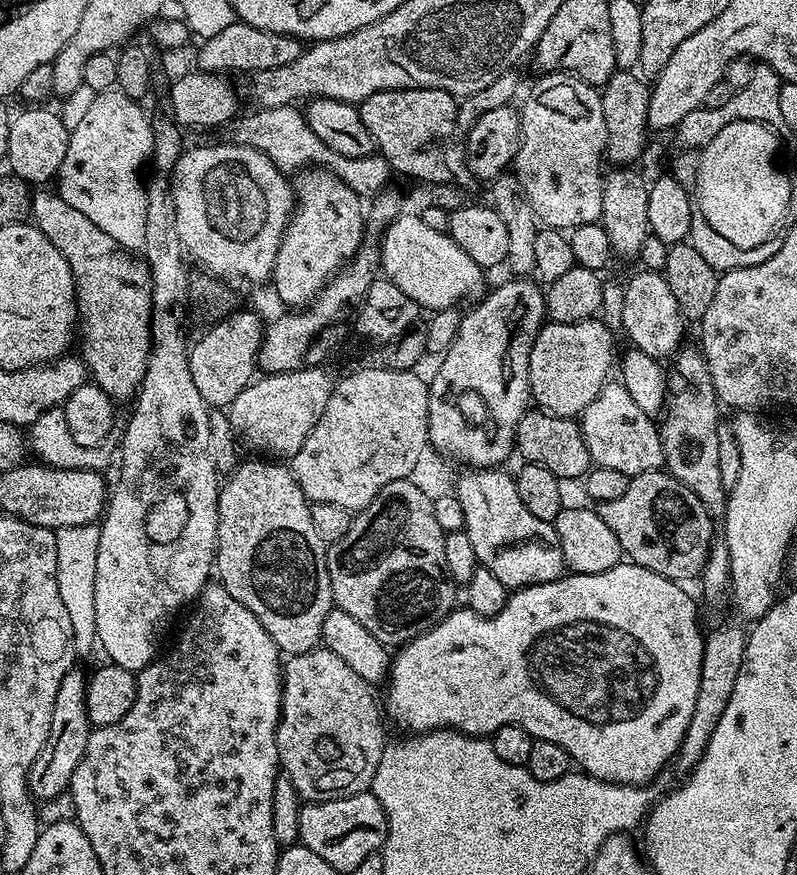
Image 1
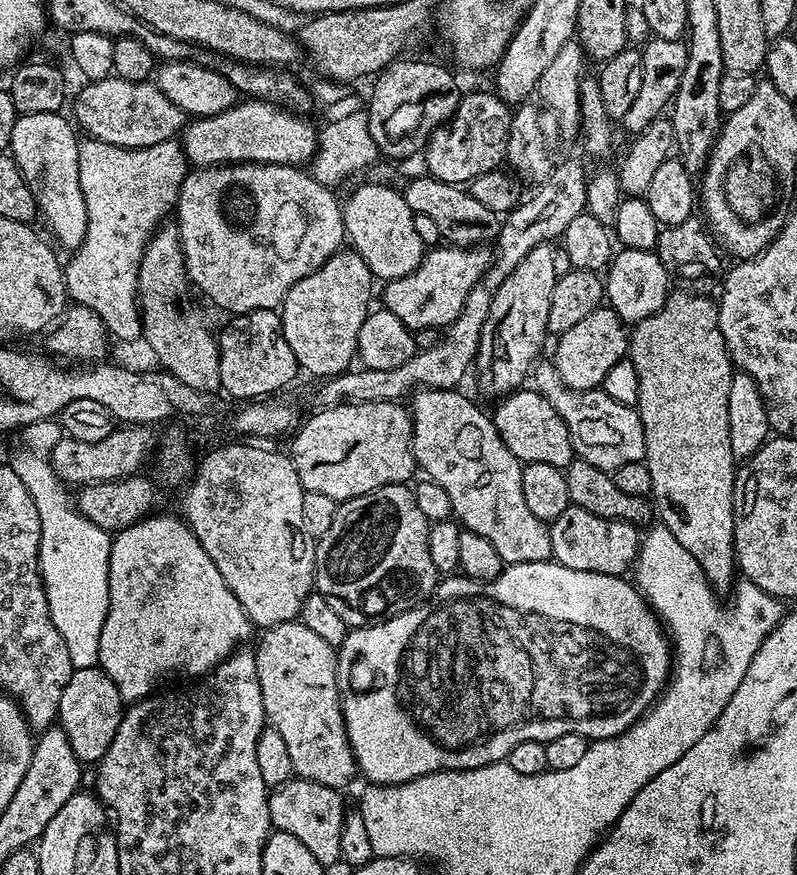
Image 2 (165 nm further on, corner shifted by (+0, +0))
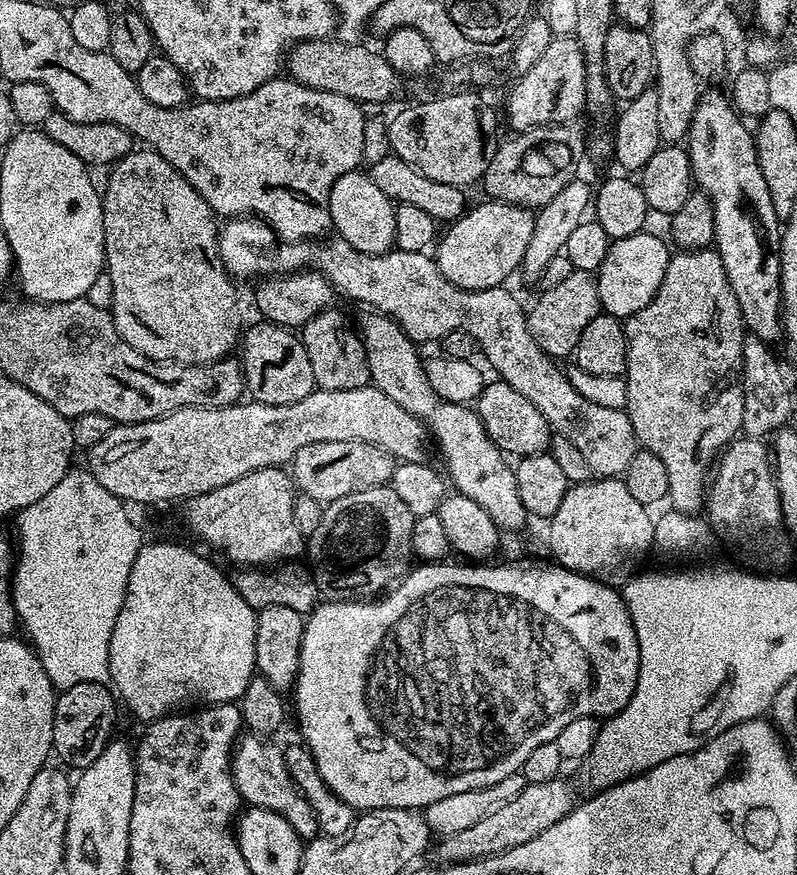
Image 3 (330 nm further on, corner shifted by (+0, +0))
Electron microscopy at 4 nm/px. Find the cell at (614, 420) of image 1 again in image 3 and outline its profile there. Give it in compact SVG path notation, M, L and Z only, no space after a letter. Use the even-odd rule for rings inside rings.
M251 216L232 218L228 224L219 229L218 243L220 246L220 260L224 269L233 278L239 276L256 276L255 278L267 278L273 274L287 274L289 272L302 272L311 270L320 273L327 278L337 293L349 296L360 304L367 306L373 312L381 312L389 316L396 325L402 329L417 345L423 346L427 340L440 340L451 332L465 332L478 347L484 351L484 356L492 360L492 368L497 377L506 381L518 394L526 394L532 397L534 406L542 410L548 425L552 427L557 436L570 438L575 448L586 457L586 463L590 465L593 474L600 478L623 477L626 466L630 466L630 458L638 450L634 426L630 426L630 418L627 411L619 412L610 410L607 406L598 406L587 398L582 398L574 386L570 386L565 369L559 368L557 361L534 342L534 338L528 329L528 317L525 305L516 301L514 293L508 286L499 288L487 288L486 290L466 290L454 286L438 270L435 259L428 252L401 252L393 250L383 252L377 256L371 256L365 252L354 250L350 242L339 238L324 238L318 240L289 240L277 242L278 237L272 231L272 227L262 220Z

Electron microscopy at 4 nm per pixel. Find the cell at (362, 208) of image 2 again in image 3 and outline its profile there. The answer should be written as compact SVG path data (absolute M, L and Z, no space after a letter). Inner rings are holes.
M363 171L347 172L342 174L342 178L338 178L338 182L334 182L334 186L330 190L330 206L328 209L330 210L335 235L341 240L350 242L350 246L354 246L354 250L365 252L371 256L393 251L396 243L393 201L388 200L386 194L382 194L382 190L378 190L378 186L374 186L374 182L370 182L370 178Z

